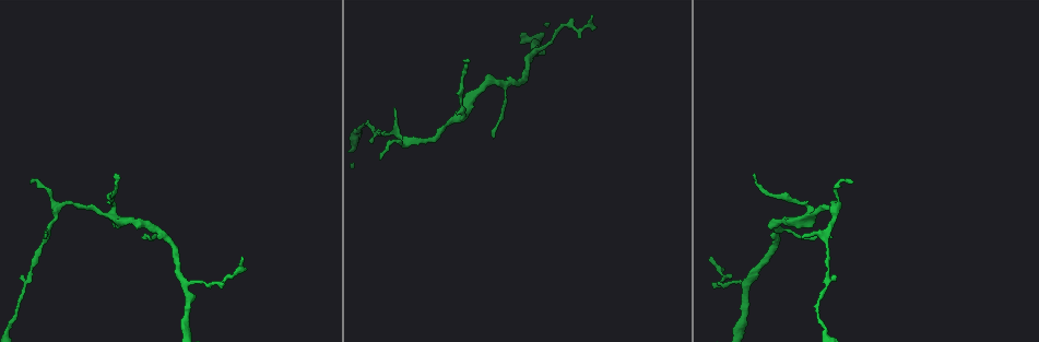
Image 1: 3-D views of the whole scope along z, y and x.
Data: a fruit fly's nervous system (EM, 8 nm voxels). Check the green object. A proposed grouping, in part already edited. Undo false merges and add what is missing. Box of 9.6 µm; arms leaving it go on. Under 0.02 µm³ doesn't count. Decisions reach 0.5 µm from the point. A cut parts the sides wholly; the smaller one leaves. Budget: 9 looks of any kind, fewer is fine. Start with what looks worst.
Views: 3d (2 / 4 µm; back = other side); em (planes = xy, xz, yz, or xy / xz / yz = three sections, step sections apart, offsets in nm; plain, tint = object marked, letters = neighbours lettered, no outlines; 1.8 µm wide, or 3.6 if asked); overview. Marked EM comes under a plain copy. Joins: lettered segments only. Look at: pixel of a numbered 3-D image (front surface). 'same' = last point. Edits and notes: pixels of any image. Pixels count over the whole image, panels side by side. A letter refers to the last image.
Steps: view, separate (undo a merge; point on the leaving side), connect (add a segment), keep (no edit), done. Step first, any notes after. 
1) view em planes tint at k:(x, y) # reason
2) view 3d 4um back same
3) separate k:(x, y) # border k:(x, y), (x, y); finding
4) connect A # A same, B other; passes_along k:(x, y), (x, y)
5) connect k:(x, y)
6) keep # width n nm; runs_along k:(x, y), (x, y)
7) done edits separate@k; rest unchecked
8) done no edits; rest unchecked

view em planes letters at 1:(746, 285) # branch point

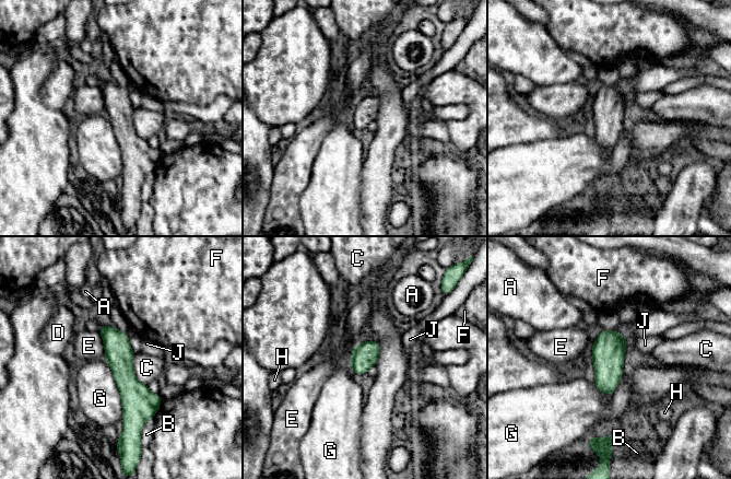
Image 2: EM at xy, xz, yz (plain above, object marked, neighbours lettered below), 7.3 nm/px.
keep # A other, B other, C other, D other, E other, F other, G other, H other, J other; continuous, no second cell

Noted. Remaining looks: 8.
view em planes tint at 1:(711, 256) # tapers out

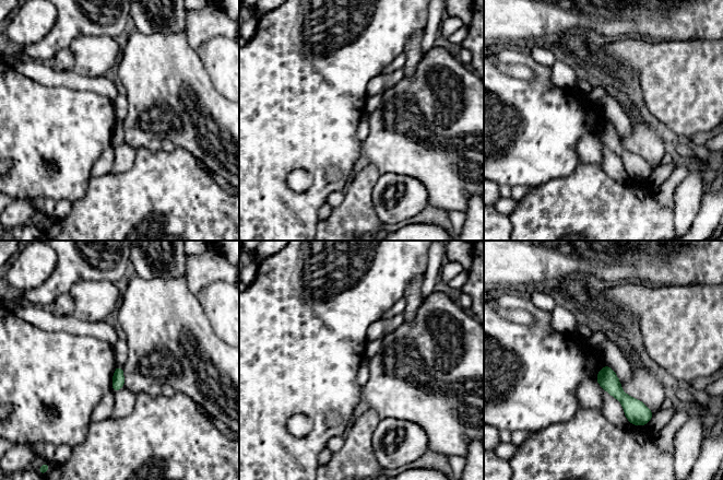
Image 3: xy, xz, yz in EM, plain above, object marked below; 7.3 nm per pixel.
view em planes letters same # what lies round it

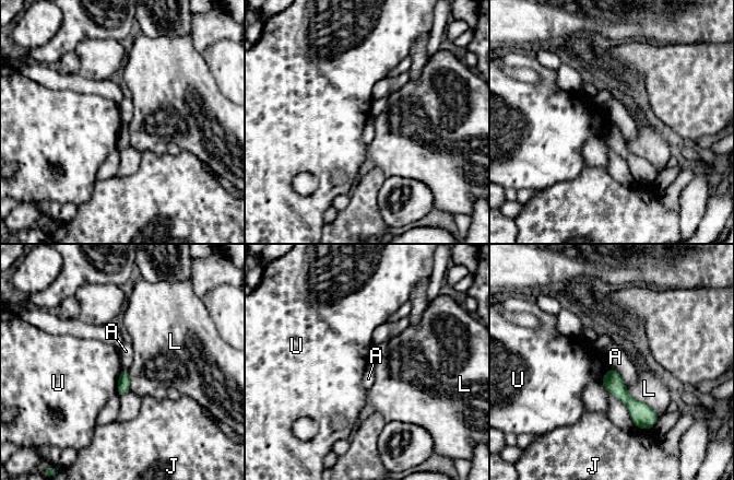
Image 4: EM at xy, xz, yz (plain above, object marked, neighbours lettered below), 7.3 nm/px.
keep # A other, J other, L other, U other; runs_along 4:(611, 372), (617, 389), (643, 416), (653, 417); none of them fits

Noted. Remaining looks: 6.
view em planes letters at 1:(45, 238)

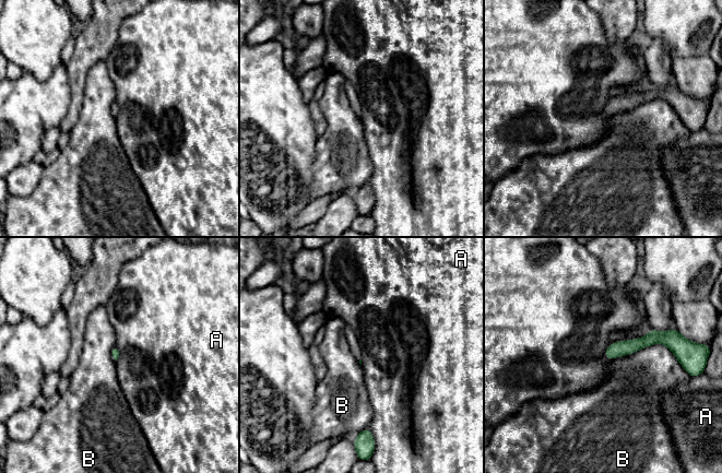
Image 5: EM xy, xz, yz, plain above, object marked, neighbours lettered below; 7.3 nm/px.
keep # A other, B other; runs_along 5:(670, 343), (649, 339), (607, 354); none of them fits

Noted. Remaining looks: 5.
view 3d 2um at 1:(852, 183) # tapers out

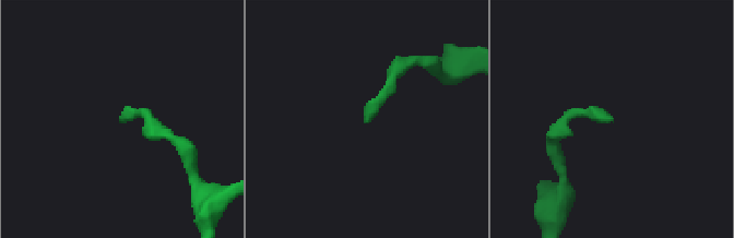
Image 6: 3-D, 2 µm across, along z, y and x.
view em xz step 8 tint at 6:(126, 121)

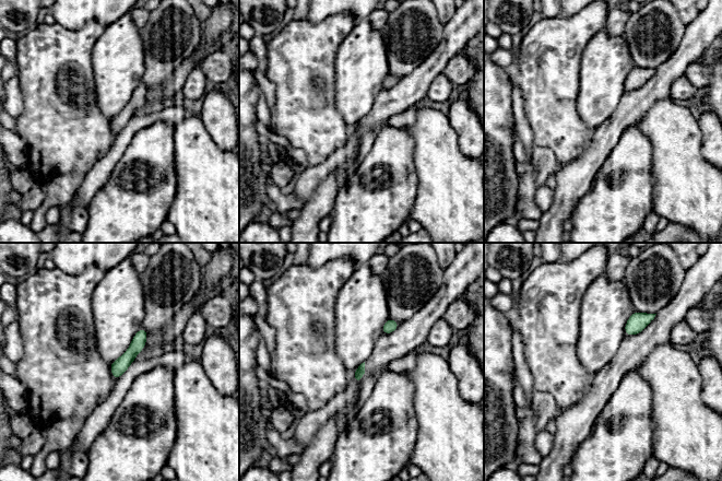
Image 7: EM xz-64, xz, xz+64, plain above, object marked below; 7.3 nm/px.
view em xz step 8 letters same # see the neighbours

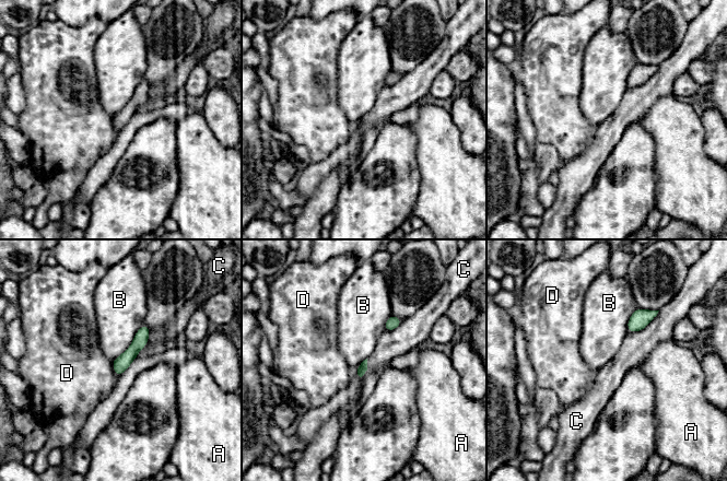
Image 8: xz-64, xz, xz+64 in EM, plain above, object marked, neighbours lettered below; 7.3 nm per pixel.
keep # A other, B other, C other, D other; runs_along 8:(144, 328), (118, 372); no lettered segment goes on from it

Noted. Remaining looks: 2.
done no edits; rest unchecked

